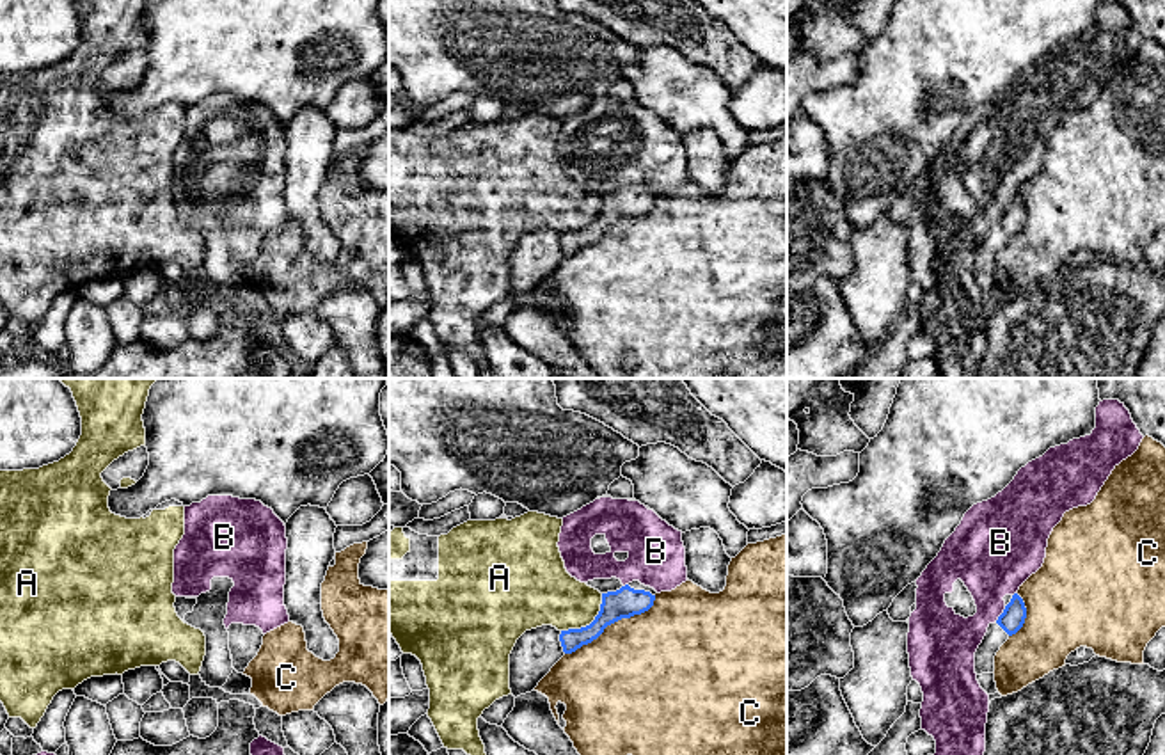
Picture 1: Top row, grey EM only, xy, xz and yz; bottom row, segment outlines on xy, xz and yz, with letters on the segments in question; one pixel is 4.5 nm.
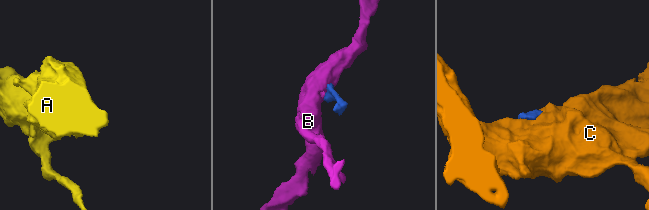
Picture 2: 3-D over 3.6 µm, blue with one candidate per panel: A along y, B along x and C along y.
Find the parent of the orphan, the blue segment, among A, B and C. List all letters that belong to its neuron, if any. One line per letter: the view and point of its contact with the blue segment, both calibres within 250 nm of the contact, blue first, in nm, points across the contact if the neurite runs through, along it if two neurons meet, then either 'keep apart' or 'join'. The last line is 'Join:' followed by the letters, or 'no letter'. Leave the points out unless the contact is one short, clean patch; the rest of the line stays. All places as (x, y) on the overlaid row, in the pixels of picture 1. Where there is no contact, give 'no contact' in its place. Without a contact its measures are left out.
A: meets blue in xz at (592, 622); 140 nm thick on the blue side, 280 nm on the other; keep apart
B: meets blue in yz at (1002, 613); 110 nm thick on the blue side, 340 nm on the other; border along yz (1006, 606), (995, 620); keep apart
C: meets blue in xz at (613, 622); 140 nm thick on the blue side, 480 nm on the other; keep apart
Join: no letter

